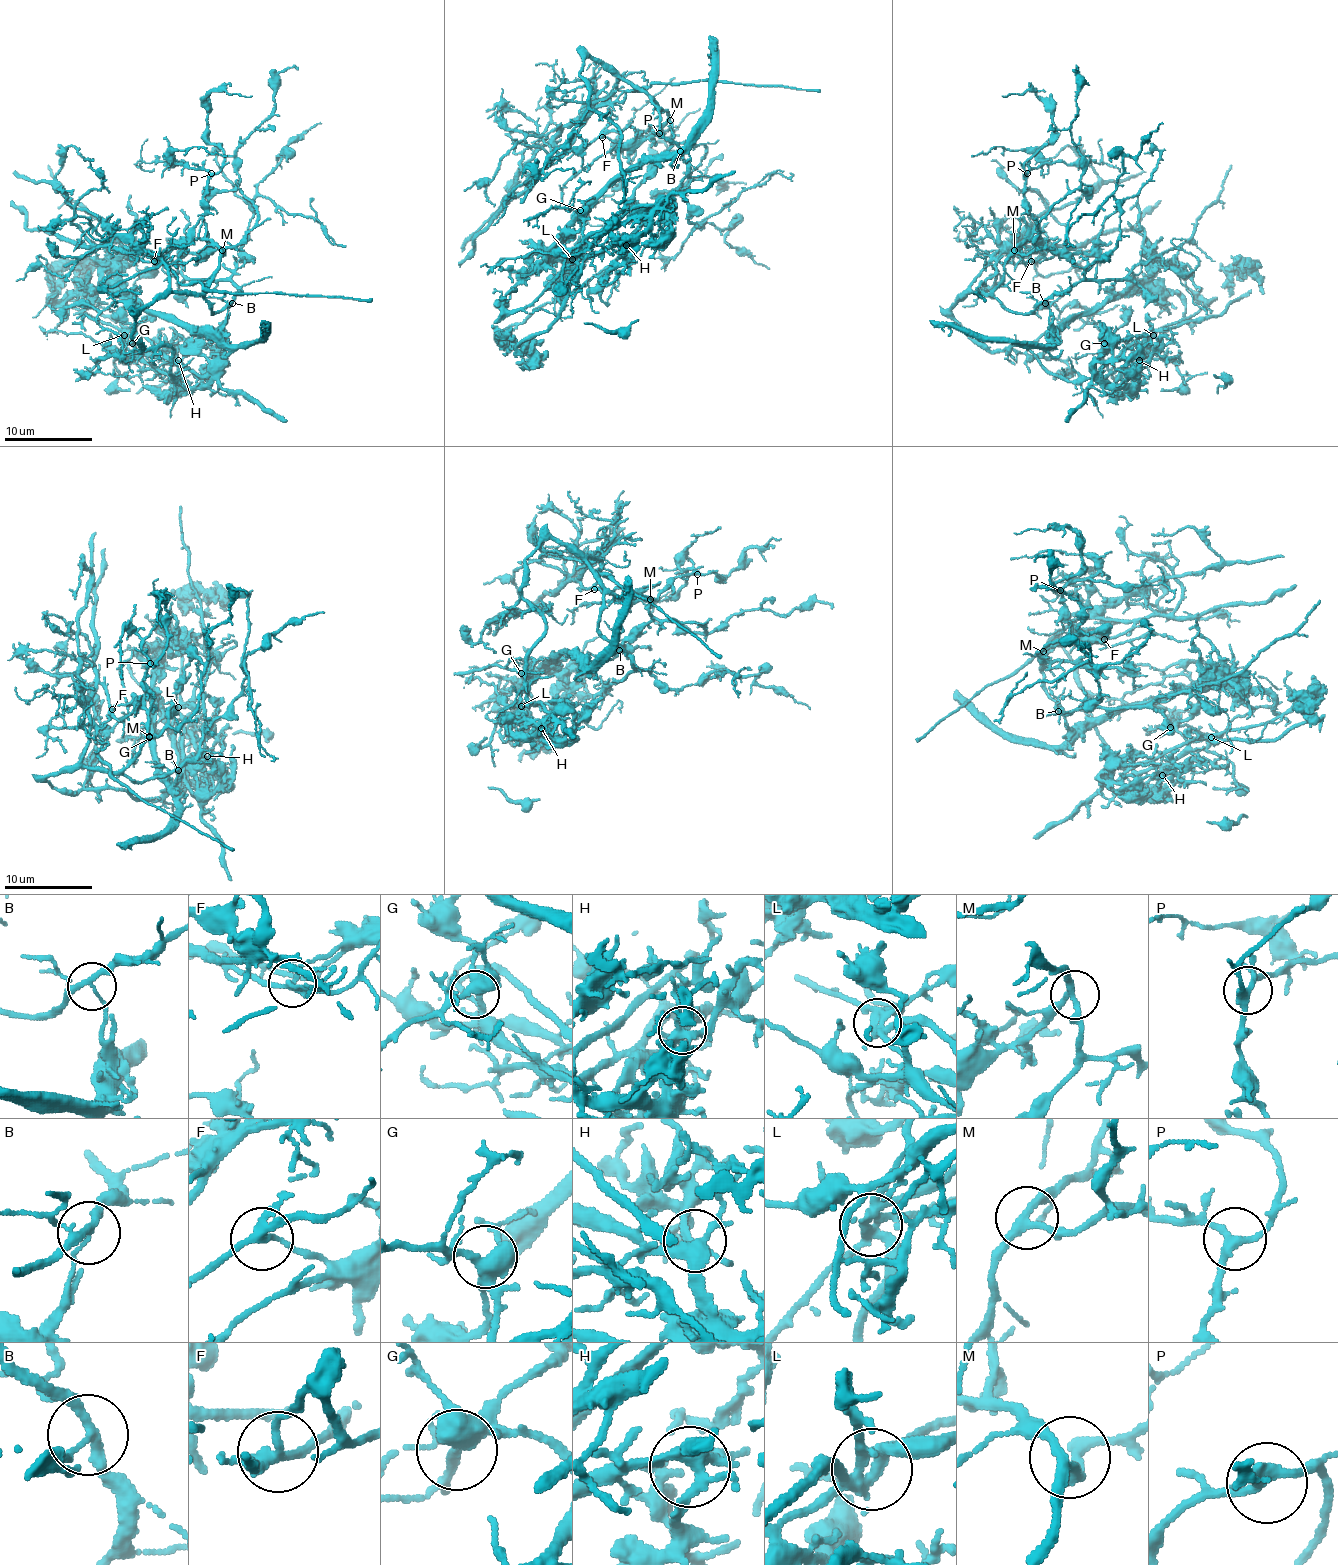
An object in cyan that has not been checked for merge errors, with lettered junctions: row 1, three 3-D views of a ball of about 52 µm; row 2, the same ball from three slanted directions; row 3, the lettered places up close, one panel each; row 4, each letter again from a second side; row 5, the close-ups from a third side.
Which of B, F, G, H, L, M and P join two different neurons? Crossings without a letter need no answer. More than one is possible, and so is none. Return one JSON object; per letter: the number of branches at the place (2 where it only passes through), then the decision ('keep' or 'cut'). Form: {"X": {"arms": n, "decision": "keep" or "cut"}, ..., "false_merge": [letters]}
{"B": {"arms": 3, "decision": "cut"}, "F": {"arms": 4, "decision": "cut"}, "G": {"arms": 5, "decision": "keep"}, "H": {"arms": 5, "decision": "keep"}, "L": {"arms": 5, "decision": "cut"}, "M": {"arms": 3, "decision": "keep"}, "P": {"arms": 3, "decision": "keep"}, "false_merge": ["B", "F", "L"]}

